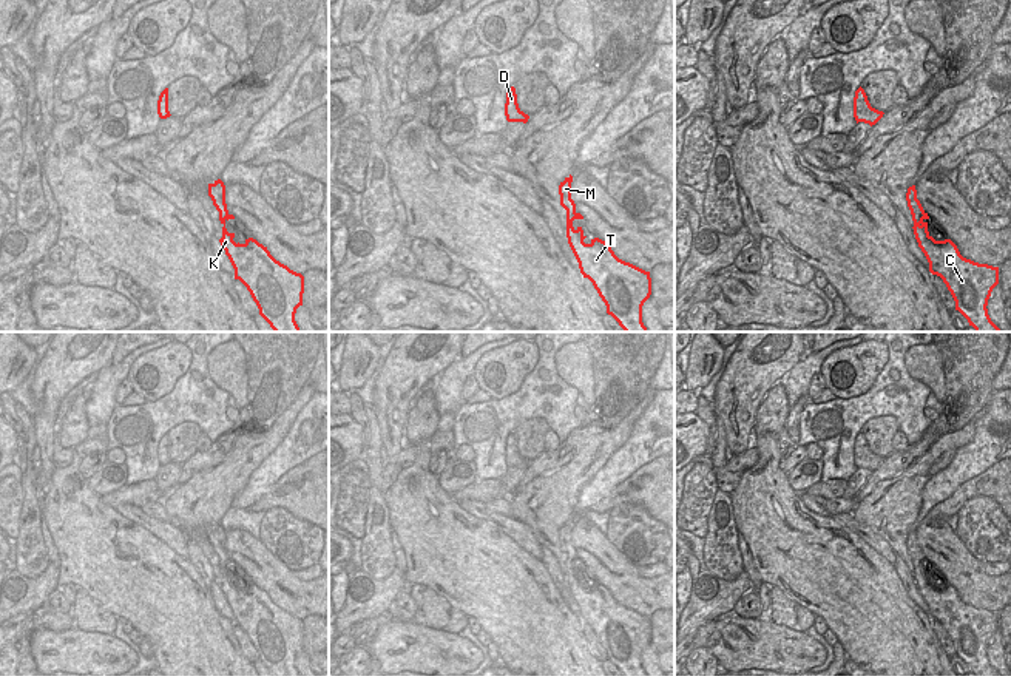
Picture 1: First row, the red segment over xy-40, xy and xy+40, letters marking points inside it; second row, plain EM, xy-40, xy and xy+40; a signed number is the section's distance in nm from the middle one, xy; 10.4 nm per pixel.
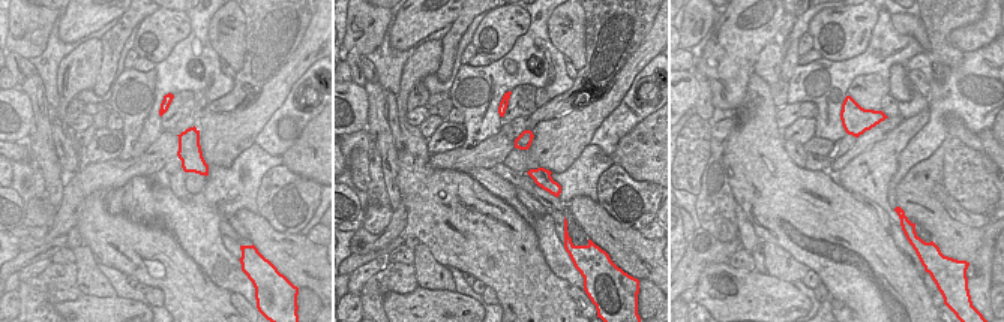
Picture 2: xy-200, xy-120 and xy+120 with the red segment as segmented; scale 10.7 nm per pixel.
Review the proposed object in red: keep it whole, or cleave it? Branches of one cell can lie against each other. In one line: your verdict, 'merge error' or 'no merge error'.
no merge error

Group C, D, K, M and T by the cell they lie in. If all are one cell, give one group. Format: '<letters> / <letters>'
C D K M T

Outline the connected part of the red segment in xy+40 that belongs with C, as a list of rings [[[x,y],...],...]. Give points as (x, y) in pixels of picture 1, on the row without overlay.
[[[915,531],[908,534],[908,553],[914,580],[929,608],[929,617],[943,625],[959,656],[975,676],[1000,676],[988,661],[988,645],[999,630],[999,613],[979,610],[960,600],[951,585],[935,586],[928,577],[928,559],[917,545]]]

